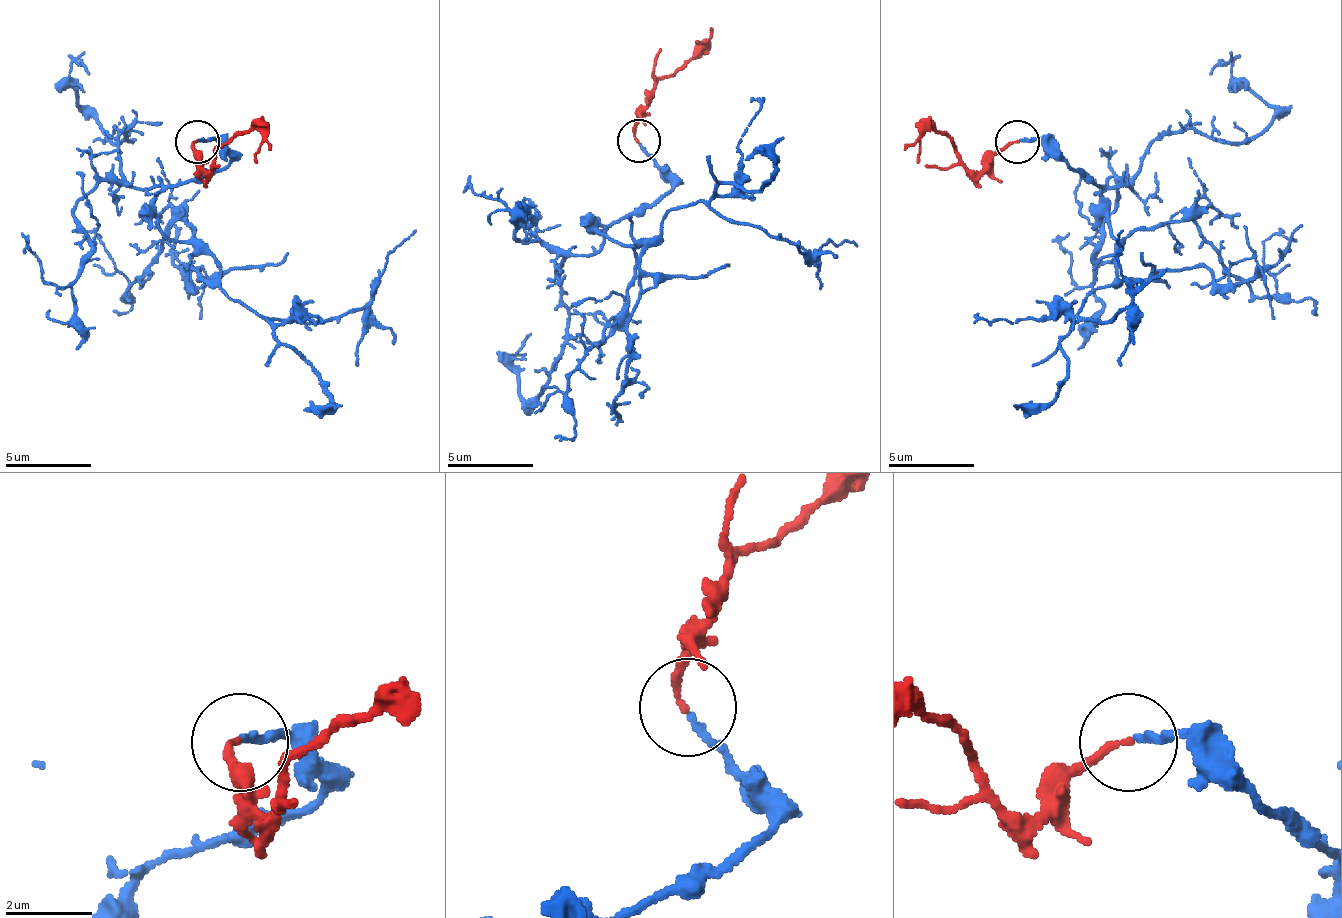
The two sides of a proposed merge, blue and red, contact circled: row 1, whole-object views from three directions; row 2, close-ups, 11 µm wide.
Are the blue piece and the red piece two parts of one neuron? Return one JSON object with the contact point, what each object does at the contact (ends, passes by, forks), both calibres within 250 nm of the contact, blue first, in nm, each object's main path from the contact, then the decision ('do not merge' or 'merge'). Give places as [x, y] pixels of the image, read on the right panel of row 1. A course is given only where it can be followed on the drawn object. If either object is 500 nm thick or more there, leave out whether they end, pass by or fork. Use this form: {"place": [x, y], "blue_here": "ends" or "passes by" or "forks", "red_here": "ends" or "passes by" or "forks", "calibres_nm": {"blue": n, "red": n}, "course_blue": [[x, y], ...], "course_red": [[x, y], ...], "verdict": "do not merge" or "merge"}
{"place": [1017, 142], "blue_here": "ends", "red_here": "ends", "calibres_nm": {"blue": 160, "red": 150}, "course_blue": [[1020, 143], [1042, 138], [1102, 190], [1120, 255], [1081, 316], [1111, 320], [1133, 298], [1115, 255], [1124, 229]], "course_red": [[1016, 143], [999, 151], [981, 169], [968, 169], [951, 143], [929, 130], [921, 138], [916, 164]], "verdict": "merge"}

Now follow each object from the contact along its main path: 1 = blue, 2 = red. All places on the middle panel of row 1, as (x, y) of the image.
1: (637, 144), (672, 187), (594, 226), (620, 243), (702, 204), (810, 256), (858, 247)
2: (637, 139), (633, 122), (646, 105), (650, 92), (698, 53), (702, 44), (698, 40)

